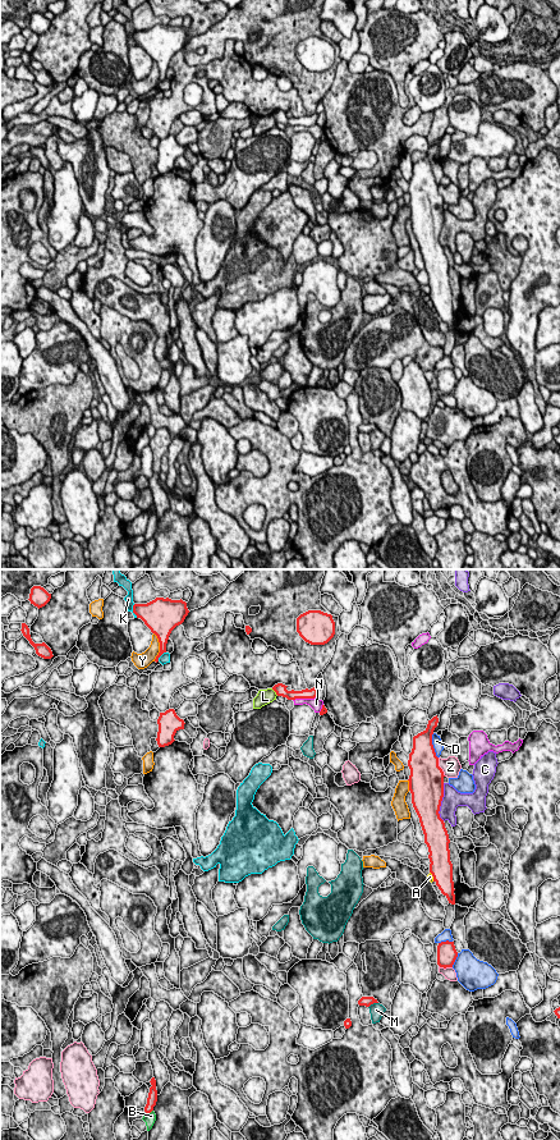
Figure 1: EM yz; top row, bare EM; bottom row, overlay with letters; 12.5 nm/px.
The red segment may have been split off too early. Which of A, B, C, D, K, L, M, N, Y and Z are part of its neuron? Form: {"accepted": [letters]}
{"accepted": []}

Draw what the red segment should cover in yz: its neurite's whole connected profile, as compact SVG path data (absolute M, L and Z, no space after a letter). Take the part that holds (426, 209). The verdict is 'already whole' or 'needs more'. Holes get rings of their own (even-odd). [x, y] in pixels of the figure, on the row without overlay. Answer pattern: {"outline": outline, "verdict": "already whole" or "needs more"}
{"outline": "M436 142L428 147L423 159L413 164L413 175L408 187L410 196L408 207L412 230L419 244L424 270L430 279L430 299L449 330L455 331L450 266L445 249L439 241L444 224L445 202L439 193L439 184L432 171L432 161L437 150Z", "verdict": "already whole"}

